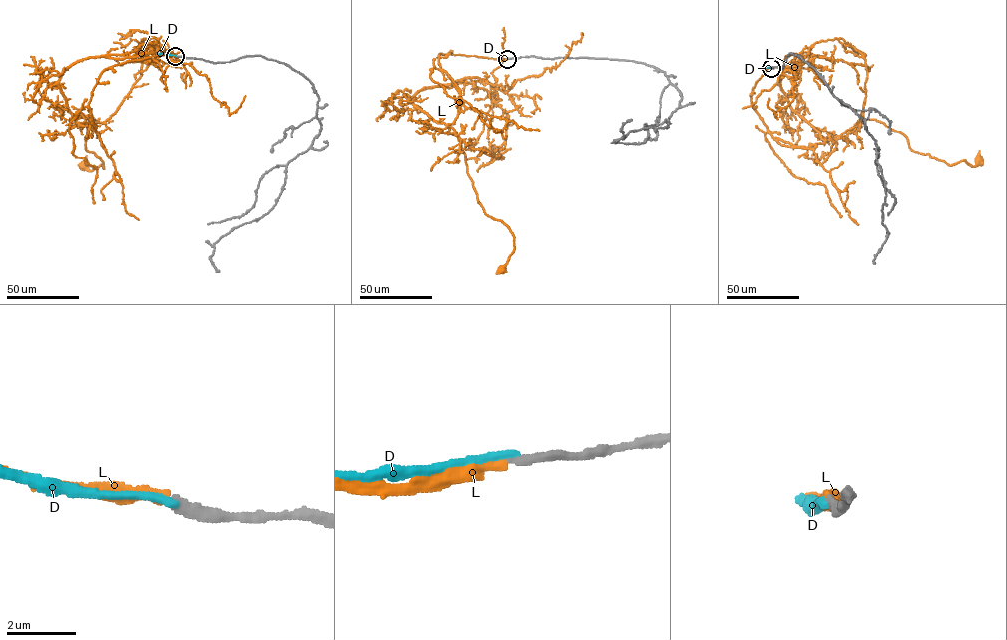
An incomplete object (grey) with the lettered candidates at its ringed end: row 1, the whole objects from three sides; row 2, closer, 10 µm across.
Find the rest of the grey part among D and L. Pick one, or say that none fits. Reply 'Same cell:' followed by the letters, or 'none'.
Same cell: L

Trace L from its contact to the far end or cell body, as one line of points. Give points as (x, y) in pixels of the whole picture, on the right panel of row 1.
L: (771, 67), (751, 98), (773, 137), (809, 147), (875, 119), (902, 133), (912, 150), (949, 164), (978, 161)

